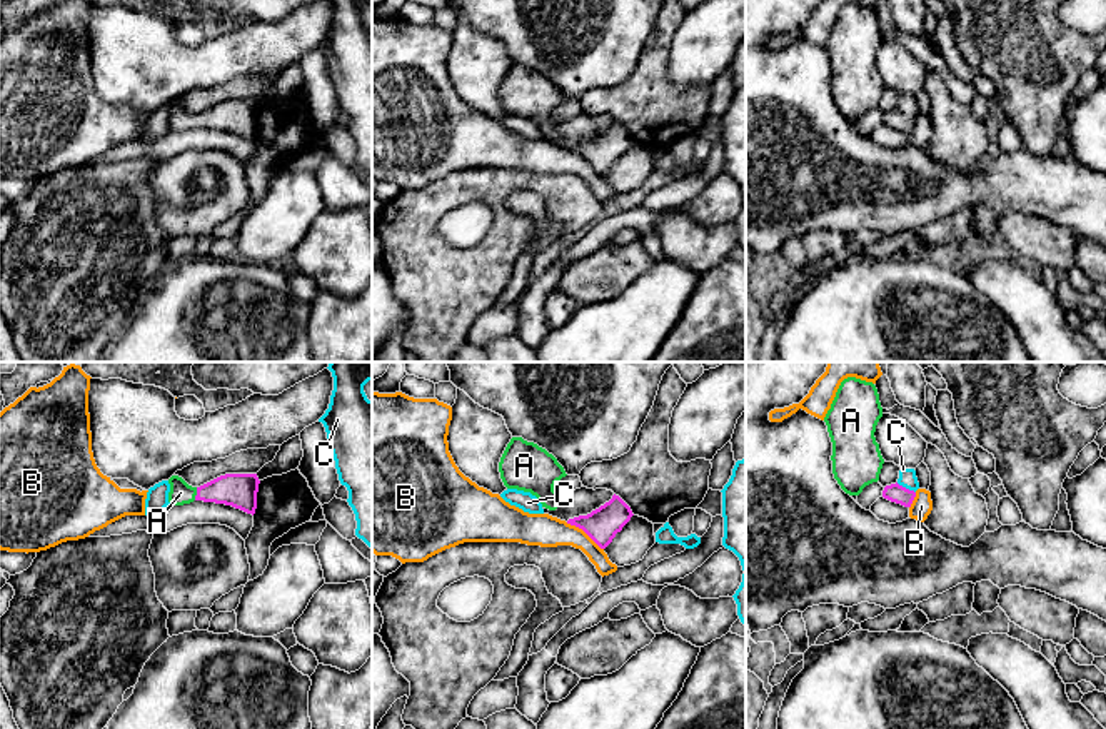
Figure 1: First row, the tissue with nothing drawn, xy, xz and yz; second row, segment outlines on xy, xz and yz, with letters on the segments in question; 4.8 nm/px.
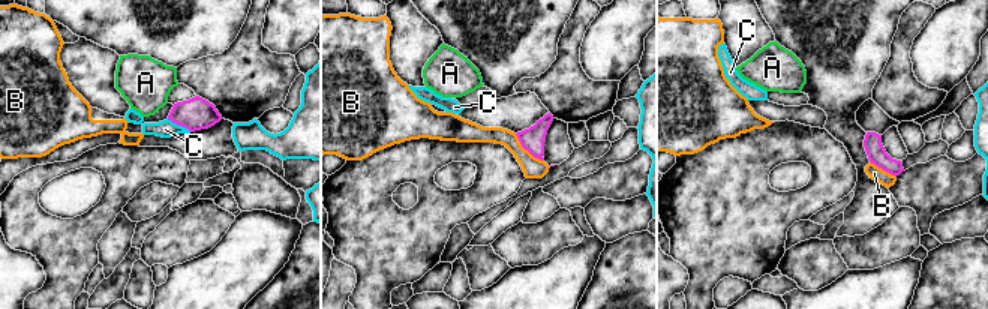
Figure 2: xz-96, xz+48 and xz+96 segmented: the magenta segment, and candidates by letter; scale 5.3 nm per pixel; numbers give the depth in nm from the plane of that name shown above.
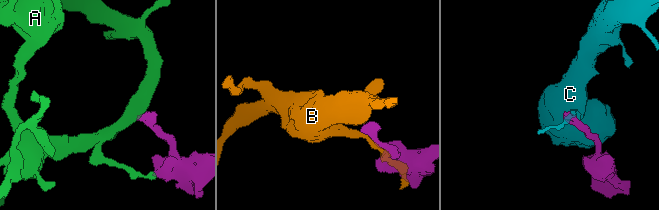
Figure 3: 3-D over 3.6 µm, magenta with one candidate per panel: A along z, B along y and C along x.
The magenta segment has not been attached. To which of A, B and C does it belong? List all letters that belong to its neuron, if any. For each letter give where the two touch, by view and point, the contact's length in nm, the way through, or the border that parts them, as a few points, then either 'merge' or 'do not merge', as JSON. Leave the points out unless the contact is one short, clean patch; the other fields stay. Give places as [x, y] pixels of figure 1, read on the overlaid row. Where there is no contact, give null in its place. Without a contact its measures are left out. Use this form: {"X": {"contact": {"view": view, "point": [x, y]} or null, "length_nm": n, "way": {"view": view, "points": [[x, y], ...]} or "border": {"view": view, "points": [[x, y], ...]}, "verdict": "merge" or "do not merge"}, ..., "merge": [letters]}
{"A": {"contact": {"view": "xy", "point": [197, 494]}, "length_nm": 70, "way": {"view": "xy", "points": [[239, 491], [197, 494], [180, 492]]}, "verdict": "merge"}, "B": {"contact": {"view": "xz", "point": [584, 531]}, "length_nm": 220, "verdict": "do not merge"}, "C": {"contact": {"view": "yz", "point": [904, 487]}, "length_nm": 110, "border": {"view": "yz", "points": [[896, 482], [914, 492]]}, "verdict": "do not merge"}, "merge": ["A"]}

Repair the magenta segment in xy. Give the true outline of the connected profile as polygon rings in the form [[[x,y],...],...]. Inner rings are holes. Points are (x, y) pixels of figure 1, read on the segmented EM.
[[[225,474],[200,487],[192,487],[182,477],[172,475],[168,484],[168,502],[172,505],[204,500],[232,505],[252,515],[257,509],[257,492],[260,484],[257,474]]]

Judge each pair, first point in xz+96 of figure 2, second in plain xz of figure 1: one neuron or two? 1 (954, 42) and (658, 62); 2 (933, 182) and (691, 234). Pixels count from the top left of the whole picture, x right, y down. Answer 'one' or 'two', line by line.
1: two
2: two

